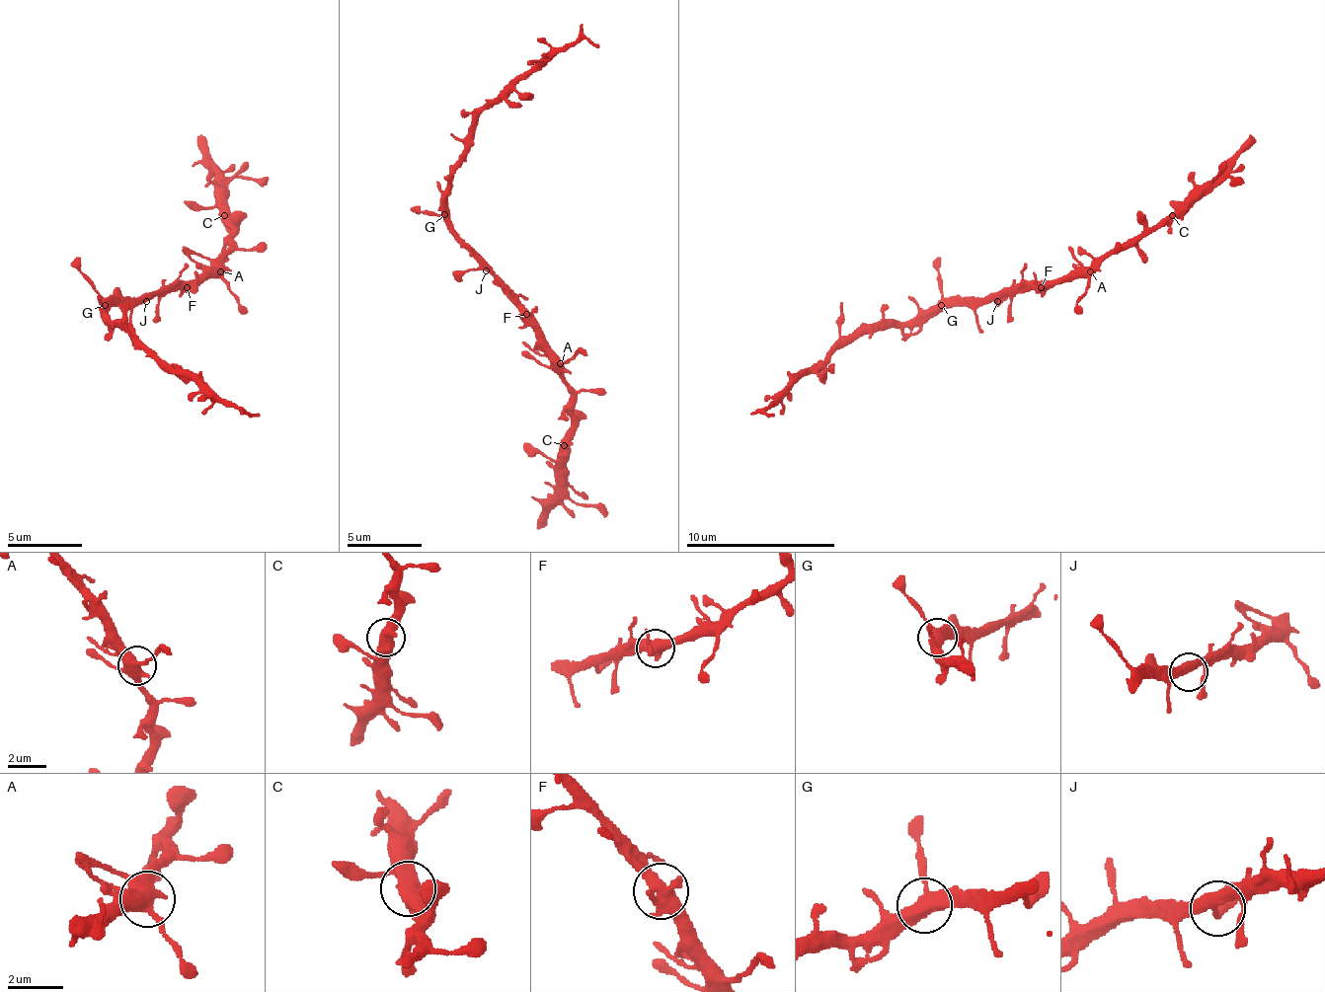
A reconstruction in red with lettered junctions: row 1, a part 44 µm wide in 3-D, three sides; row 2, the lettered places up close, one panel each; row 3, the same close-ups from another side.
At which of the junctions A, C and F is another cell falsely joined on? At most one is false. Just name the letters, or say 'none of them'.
none of them

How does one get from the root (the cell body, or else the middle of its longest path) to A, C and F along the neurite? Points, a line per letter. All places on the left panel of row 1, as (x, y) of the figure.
A: (146, 293), (187, 290), (194, 282), (213, 278), (220, 271)
C: (146, 293), (184, 290), (209, 267), (228, 249), (232, 223), (224, 215)
F: (146, 293), (169, 293), (187, 286)

